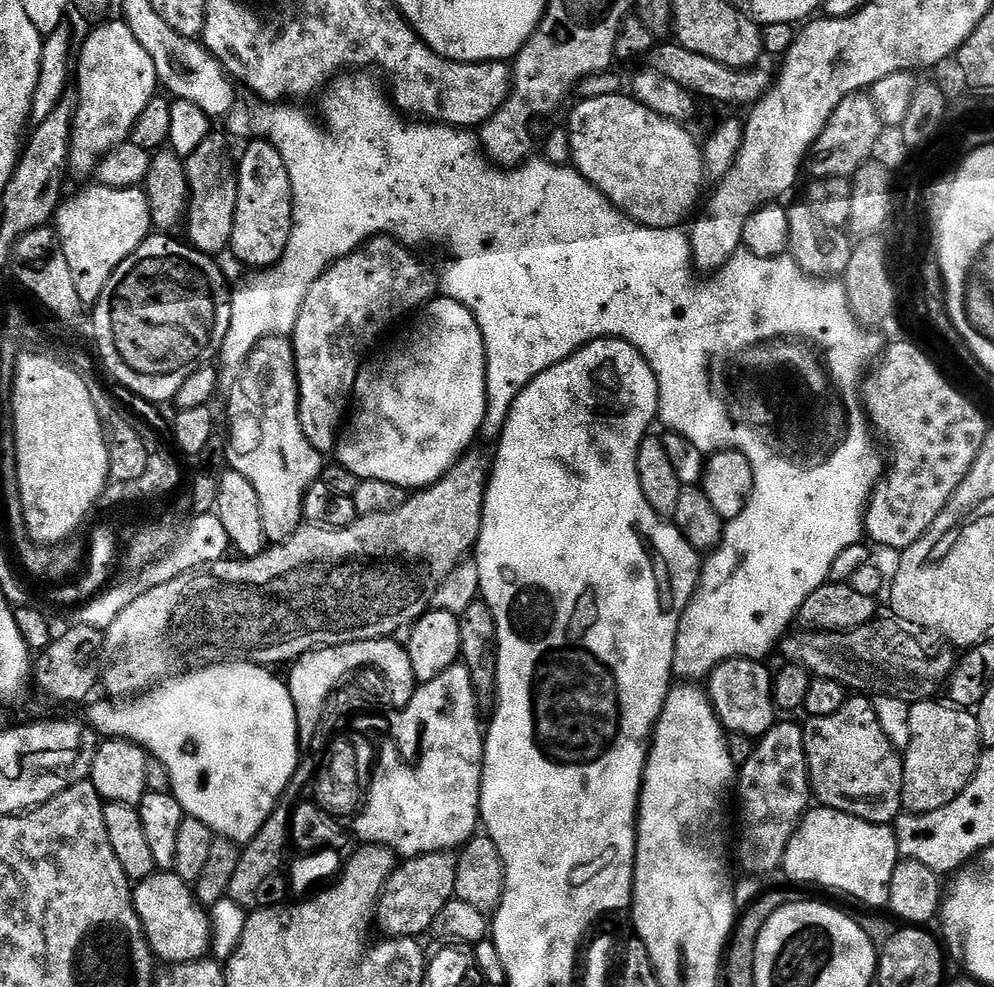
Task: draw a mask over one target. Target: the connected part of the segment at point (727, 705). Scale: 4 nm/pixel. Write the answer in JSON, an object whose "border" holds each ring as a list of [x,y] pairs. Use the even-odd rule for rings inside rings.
{"border":[[[732,657],[713,668],[707,677],[706,691],[712,707],[729,733],[759,733],[771,728],[777,719],[778,709],[773,699],[774,676],[772,672],[768,673],[766,664],[759,659]]]}

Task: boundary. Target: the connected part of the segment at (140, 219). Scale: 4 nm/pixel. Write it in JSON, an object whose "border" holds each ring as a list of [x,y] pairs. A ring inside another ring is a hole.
{"border":[[[93,183],[93,188],[77,194],[73,200],[65,199],[59,205],[54,217],[55,227],[61,240],[61,249],[65,252],[70,264],[70,273],[74,276],[74,285],[78,290],[78,297],[84,306],[95,305],[104,294],[104,287],[114,274],[114,270],[120,267],[122,261],[127,260],[138,246],[142,246],[149,239],[148,231],[153,231],[152,215],[150,214],[150,202],[148,193],[143,187],[111,188],[108,185]]]}

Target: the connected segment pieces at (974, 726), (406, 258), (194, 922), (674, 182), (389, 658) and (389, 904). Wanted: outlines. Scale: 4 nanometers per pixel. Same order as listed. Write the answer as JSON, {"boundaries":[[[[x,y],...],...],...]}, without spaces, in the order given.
{"boundaries":[[[[920,698],[909,707],[909,730],[911,736],[903,753],[904,790],[903,803],[908,803],[916,814],[925,814],[946,807],[971,782],[978,762],[978,722],[977,713],[967,707],[959,706],[956,710],[940,707],[932,698]]],[[[383,234],[367,241],[349,256],[333,262],[318,277],[301,313],[298,314],[297,326],[291,332],[290,339],[296,355],[300,425],[310,446],[323,454],[331,453],[335,449],[341,435],[342,425],[356,390],[356,378],[361,371],[360,351],[370,347],[399,316],[404,316],[415,308],[423,309],[430,299],[428,272],[412,256],[415,256],[413,249]]],[[[157,870],[145,880],[135,885],[132,900],[136,903],[138,918],[144,927],[146,938],[150,942],[153,952],[161,961],[169,965],[185,964],[191,960],[202,960],[209,955],[208,947],[212,944],[212,924],[208,921],[205,909],[196,898],[195,891],[190,887],[189,881],[177,876],[172,870]]],[[[631,95],[588,96],[572,112],[566,123],[571,148],[571,163],[599,192],[608,197],[624,215],[648,228],[674,228],[683,225],[688,211],[696,204],[700,183],[704,180],[705,157],[701,145],[675,119],[660,116]]],[[[352,638],[349,644],[336,644],[333,648],[320,648],[317,652],[308,652],[286,675],[286,683],[290,690],[290,698],[294,702],[294,710],[296,711],[296,725],[300,731],[301,741],[310,742],[316,736],[319,722],[322,719],[323,706],[326,700],[330,698],[333,691],[338,689],[337,679],[351,672],[361,670],[375,670],[382,674],[382,680],[388,683],[388,688],[392,691],[392,700],[396,703],[397,709],[405,708],[412,701],[412,695],[415,694],[418,687],[418,681],[414,674],[414,666],[410,666],[410,654],[407,647],[403,643],[400,644],[396,640],[356,640],[360,638]]],[[[451,851],[431,852],[405,859],[388,879],[378,900],[376,916],[379,916],[381,926],[388,931],[385,933],[396,938],[423,937],[423,932],[435,925],[436,915],[456,895],[456,871],[459,865],[459,859]]]]}

